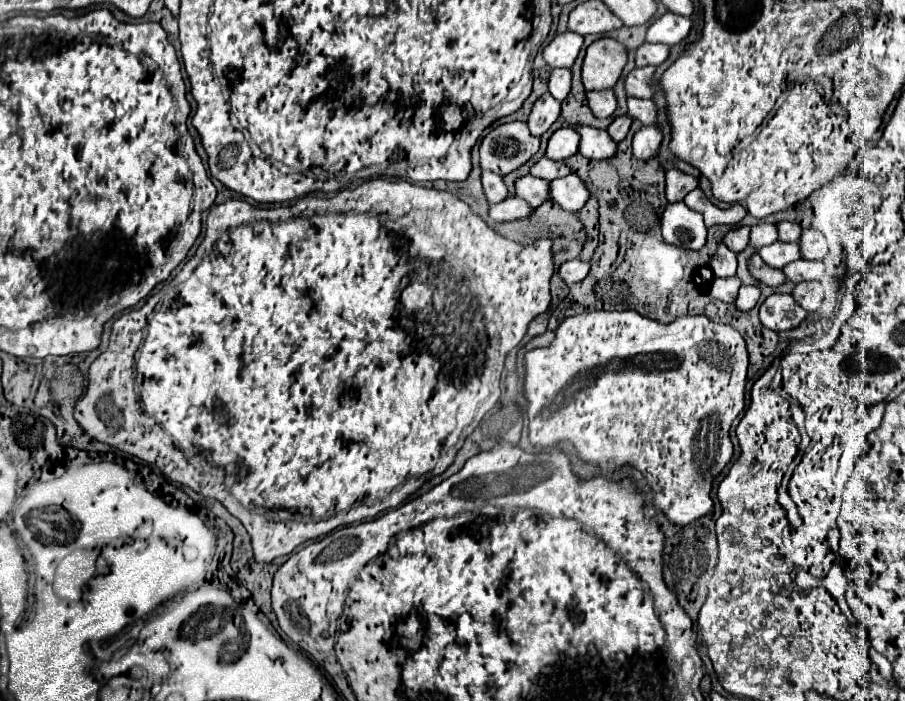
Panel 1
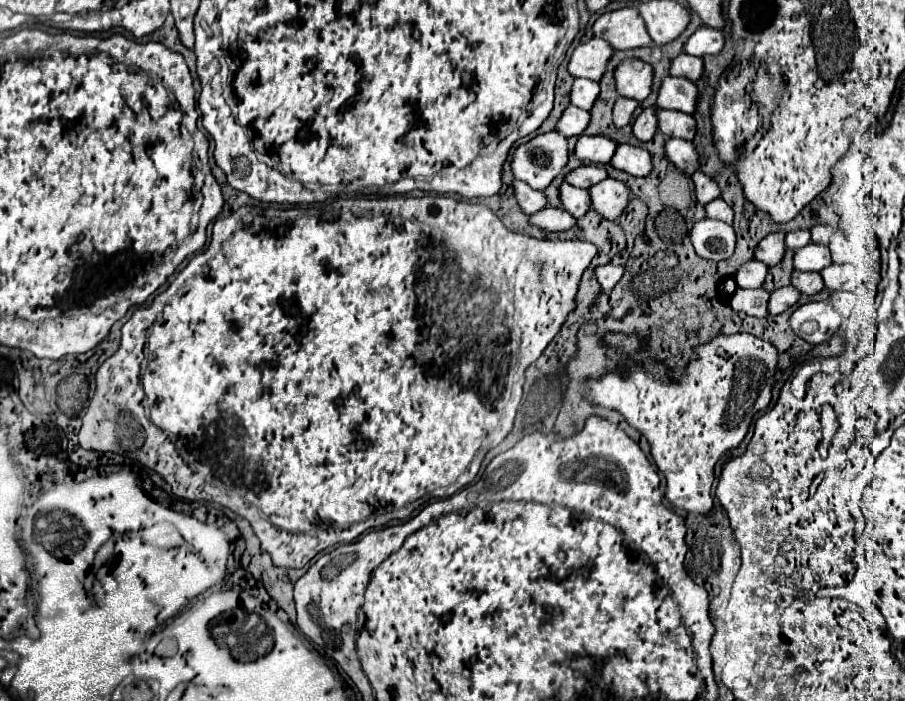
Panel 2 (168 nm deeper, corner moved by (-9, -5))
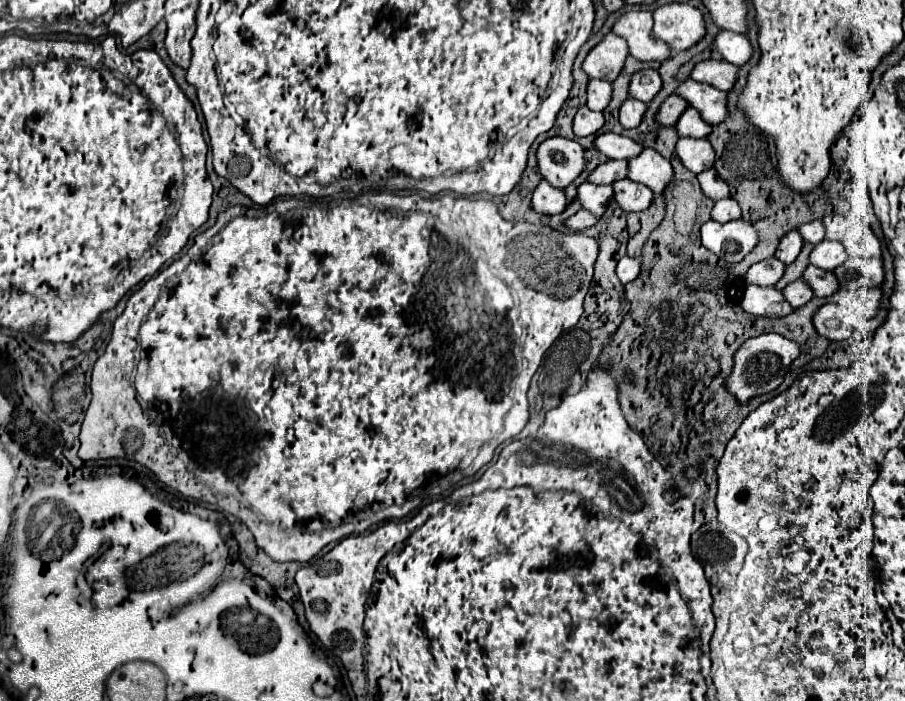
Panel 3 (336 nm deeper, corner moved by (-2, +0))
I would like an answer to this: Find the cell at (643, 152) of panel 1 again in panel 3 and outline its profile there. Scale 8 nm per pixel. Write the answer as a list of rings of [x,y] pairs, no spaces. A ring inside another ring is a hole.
[[[680,137],[676,151],[678,151],[678,157],[682,159],[684,167],[696,175],[714,167],[714,147],[710,145],[708,139]]]

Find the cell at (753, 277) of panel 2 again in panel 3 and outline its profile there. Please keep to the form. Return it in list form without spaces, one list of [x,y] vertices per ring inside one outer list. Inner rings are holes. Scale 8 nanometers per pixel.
[[[778,259],[760,261],[748,269],[746,281],[754,285],[762,285],[762,287],[774,287],[782,279],[784,271],[786,271],[786,265]]]

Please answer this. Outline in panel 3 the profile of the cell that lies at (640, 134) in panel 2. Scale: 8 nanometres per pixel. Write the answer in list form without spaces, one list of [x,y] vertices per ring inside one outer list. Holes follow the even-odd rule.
[[[670,95],[658,113],[658,123],[664,127],[670,127],[670,125],[674,125],[674,121],[678,121],[680,113],[684,113],[686,109],[688,109],[686,99],[682,99],[678,95]]]

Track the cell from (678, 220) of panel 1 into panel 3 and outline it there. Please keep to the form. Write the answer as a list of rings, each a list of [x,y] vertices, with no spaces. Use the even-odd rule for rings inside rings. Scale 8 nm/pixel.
[[[710,219],[702,225],[700,233],[702,245],[718,257],[724,257],[728,263],[742,261],[758,245],[758,231],[742,219],[724,225]]]

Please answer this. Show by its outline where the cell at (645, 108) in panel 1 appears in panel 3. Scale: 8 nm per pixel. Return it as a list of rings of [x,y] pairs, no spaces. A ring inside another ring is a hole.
[[[686,109],[676,123],[676,131],[680,137],[708,137],[712,125],[702,121],[696,109]]]

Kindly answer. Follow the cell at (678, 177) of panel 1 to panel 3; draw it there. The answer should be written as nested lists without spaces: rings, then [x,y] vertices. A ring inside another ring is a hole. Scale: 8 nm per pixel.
[[[714,169],[702,171],[702,173],[698,175],[698,181],[700,181],[700,187],[702,187],[702,191],[704,191],[706,197],[710,197],[710,199],[714,199],[714,201],[730,197],[730,189],[728,189],[726,181],[722,181]]]

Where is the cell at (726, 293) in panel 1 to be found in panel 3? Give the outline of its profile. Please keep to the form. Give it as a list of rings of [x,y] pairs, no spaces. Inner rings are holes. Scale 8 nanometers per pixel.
[[[748,285],[740,305],[746,313],[760,317],[786,317],[794,313],[794,307],[782,297],[782,291],[774,287]]]

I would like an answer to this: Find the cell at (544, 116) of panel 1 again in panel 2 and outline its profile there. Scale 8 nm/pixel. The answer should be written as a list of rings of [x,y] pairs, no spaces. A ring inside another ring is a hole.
[[[569,106],[563,110],[561,118],[557,120],[555,132],[565,134],[565,136],[579,136],[589,124],[589,112],[581,110],[577,106]]]

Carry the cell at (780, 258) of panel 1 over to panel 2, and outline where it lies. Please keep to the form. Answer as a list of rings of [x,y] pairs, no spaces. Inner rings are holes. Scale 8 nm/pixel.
[[[807,244],[801,250],[795,250],[795,254],[793,254],[793,268],[795,270],[819,272],[829,264],[831,264],[831,256],[829,256],[827,246]]]

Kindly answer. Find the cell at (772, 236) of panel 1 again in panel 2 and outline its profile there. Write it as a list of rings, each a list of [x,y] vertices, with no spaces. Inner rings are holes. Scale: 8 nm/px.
[[[795,230],[795,232],[785,234],[785,246],[787,248],[797,250],[797,248],[801,248],[805,244],[809,244],[809,232],[807,230]]]

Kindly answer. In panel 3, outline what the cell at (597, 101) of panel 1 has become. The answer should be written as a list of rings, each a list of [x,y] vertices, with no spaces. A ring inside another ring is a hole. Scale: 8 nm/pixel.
[[[632,97],[626,99],[626,103],[620,109],[620,123],[622,123],[622,127],[624,129],[638,127],[642,123],[642,117],[644,117],[646,109],[648,109],[646,103],[642,103],[638,99],[632,99]]]

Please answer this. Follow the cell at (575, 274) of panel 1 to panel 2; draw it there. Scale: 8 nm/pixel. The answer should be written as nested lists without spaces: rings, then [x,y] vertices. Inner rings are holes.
[[[605,264],[605,266],[595,268],[595,278],[597,278],[603,292],[609,292],[621,280],[621,276],[623,276],[623,266]]]

